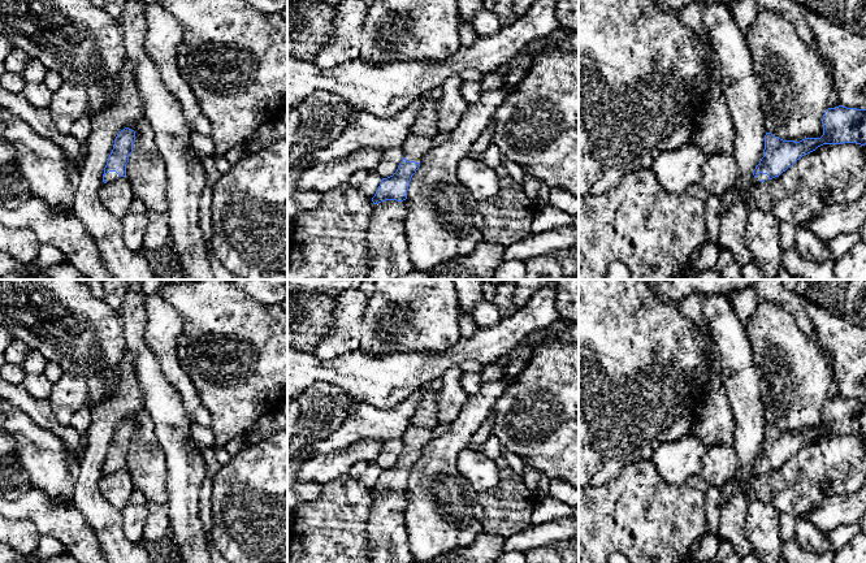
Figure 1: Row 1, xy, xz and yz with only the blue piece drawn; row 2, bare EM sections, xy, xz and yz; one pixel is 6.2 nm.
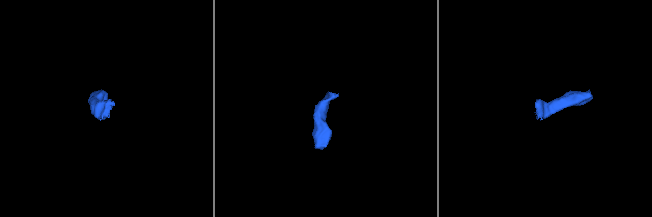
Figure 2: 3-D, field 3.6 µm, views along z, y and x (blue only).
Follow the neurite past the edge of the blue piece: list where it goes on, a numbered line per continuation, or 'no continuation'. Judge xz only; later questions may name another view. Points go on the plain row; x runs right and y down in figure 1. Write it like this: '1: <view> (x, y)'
1: xz (418, 434)

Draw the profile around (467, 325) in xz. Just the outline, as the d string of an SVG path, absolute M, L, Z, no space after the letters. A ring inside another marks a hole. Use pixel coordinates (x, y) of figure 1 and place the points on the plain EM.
M460 308L459 315L459 329L463 338L471 337L477 329L473 317L471 317L463 308Z

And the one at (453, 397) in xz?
M454 367L441 377L443 386L438 399L438 425L450 426L469 398L460 384L462 373L459 367Z

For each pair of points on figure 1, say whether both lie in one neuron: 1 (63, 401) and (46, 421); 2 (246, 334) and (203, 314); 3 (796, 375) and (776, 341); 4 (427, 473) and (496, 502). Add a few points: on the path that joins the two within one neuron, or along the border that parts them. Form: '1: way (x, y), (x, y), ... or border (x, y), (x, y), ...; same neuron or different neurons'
1: border (47, 401), (53, 416), (59, 421), (69, 424); different neurons
2: way (236, 332), (228, 332), (213, 317); same neuron
3: way (791, 367), (780, 349); same neuron
4: border (476, 494), (476, 501), (483, 510), (483, 524); different neurons

